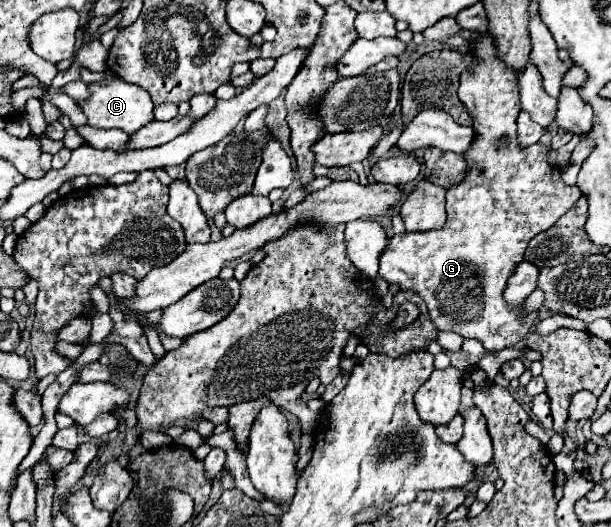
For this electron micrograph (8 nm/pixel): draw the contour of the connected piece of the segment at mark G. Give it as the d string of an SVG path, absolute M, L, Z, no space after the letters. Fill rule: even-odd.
M490 33L476 35L476 45L472 47L474 47L472 53L476 57L476 63L472 65L472 71L464 71L460 75L458 97L474 119L472 127L476 131L476 141L472 149L466 153L470 167L464 181L446 191L446 213L448 213L446 227L426 233L406 231L404 235L394 235L384 255L380 257L378 277L382 277L388 285L398 285L400 291L418 293L424 299L428 307L428 315L436 329L454 331L462 337L480 339L486 351L496 353L524 339L538 317L538 313L530 313L526 319L518 319L522 305L508 307L502 299L502 291L506 287L508 277L514 271L514 265L522 261L524 249L528 247L534 235L538 235L544 229L550 229L566 211L572 209L572 205L580 199L580 191L576 187L568 187L562 183L560 169L554 169L546 161L548 149L544 145L536 143L526 151L518 147L516 141L516 117L520 113L518 79L514 71L496 57L494 37ZM500 135L510 137L508 147L502 149L496 147L496 139L500 139Z

